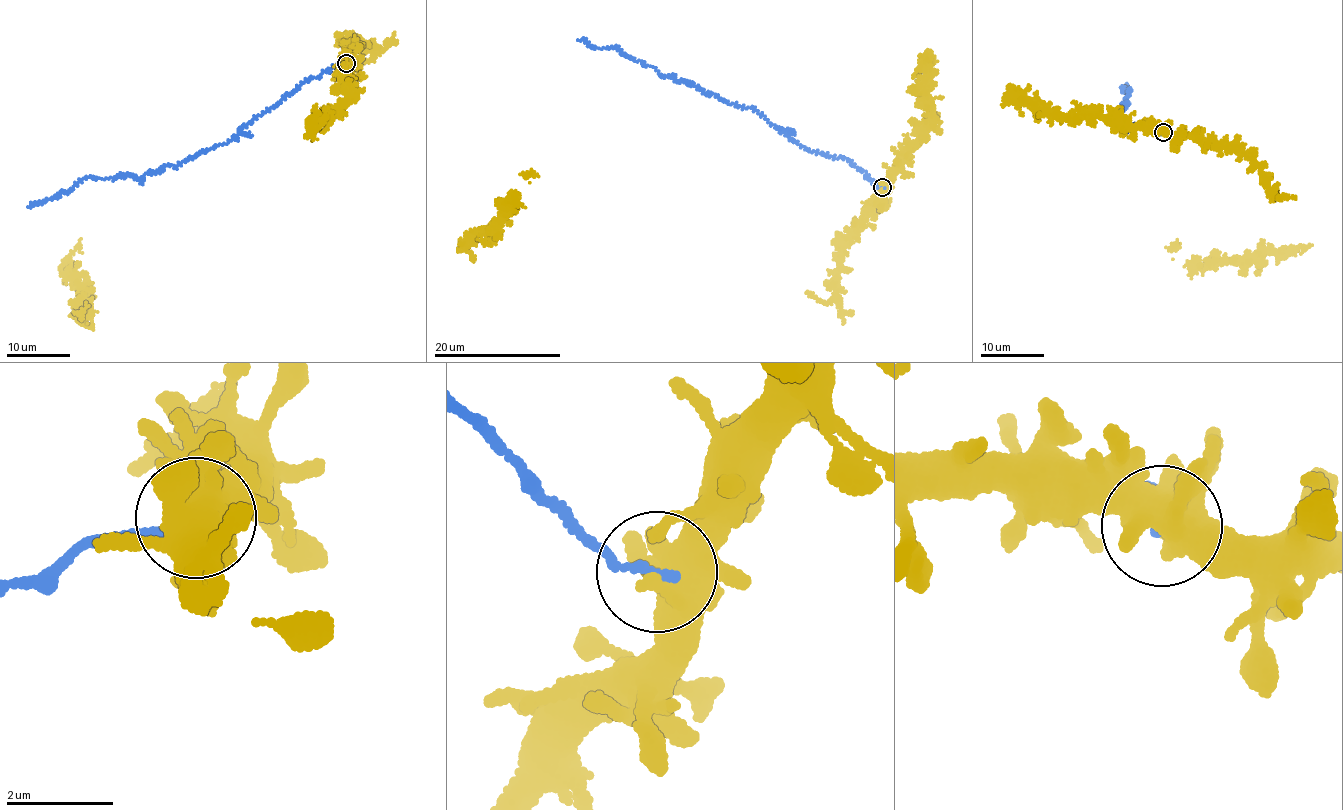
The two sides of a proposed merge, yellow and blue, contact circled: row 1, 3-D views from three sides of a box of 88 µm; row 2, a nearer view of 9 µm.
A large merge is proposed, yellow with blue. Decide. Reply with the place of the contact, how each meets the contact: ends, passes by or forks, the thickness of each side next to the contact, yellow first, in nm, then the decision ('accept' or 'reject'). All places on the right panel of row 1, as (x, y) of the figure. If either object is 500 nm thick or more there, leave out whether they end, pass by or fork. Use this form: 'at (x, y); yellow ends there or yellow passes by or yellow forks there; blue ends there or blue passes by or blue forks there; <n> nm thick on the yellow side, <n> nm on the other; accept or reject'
at (1163, 132); 500 nm thick on the yellow side, 160 nm on the other; reject

